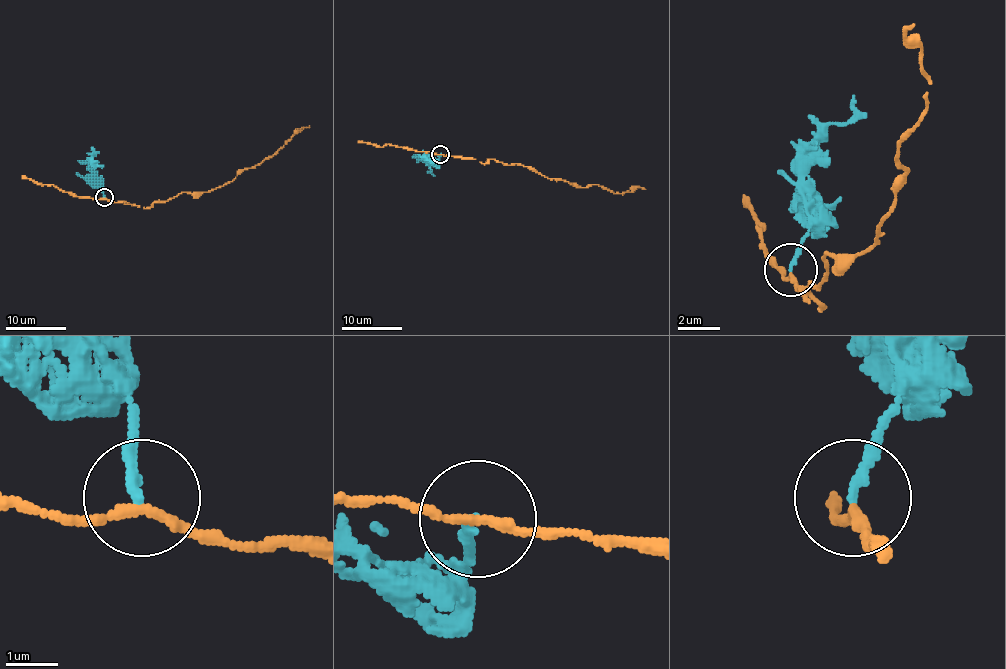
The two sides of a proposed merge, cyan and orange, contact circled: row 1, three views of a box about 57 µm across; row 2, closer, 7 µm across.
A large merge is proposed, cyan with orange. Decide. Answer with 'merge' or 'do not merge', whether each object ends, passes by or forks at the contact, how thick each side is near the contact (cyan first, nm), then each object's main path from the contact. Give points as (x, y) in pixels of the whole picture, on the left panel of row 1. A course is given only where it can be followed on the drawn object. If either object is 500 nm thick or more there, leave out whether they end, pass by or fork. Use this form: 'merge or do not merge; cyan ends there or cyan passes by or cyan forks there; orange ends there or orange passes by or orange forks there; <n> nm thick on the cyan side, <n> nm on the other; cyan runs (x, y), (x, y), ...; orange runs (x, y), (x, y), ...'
do not merge; cyan ends there; orange passes by; 200 nm thick on the cyan side, 170 nm on the other; cyan runs (105, 196), (103, 183), (96, 175), (91, 147); orange runs (105, 198), (148, 208), (154, 202), (180, 193), (216, 189), (229, 183), (244, 169), (263, 162), (309, 126)

